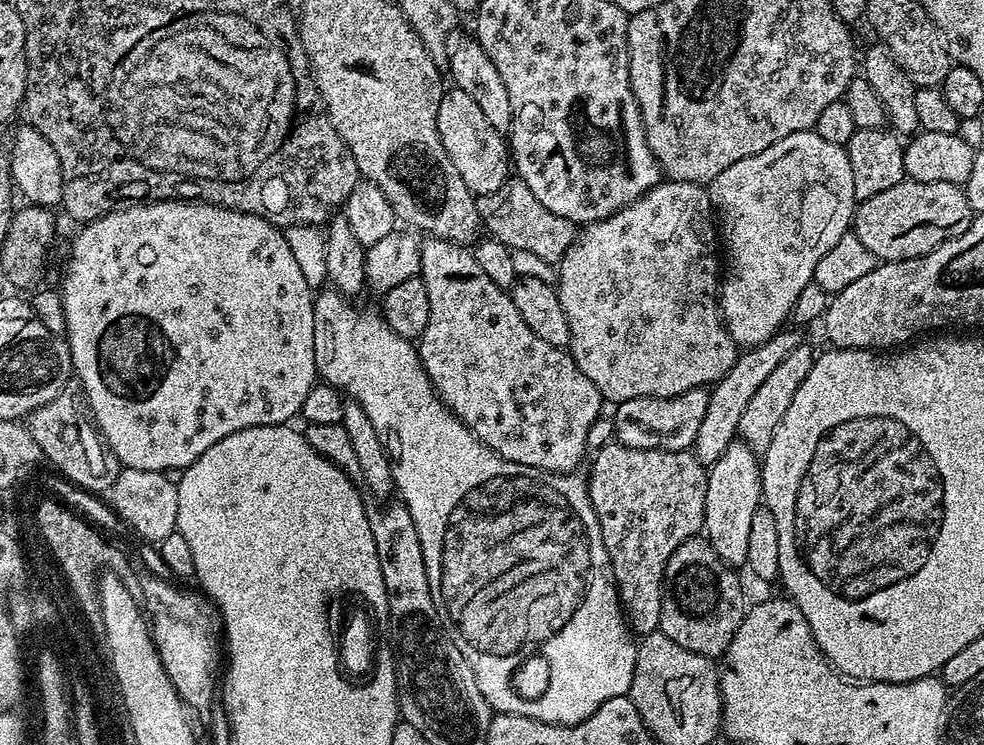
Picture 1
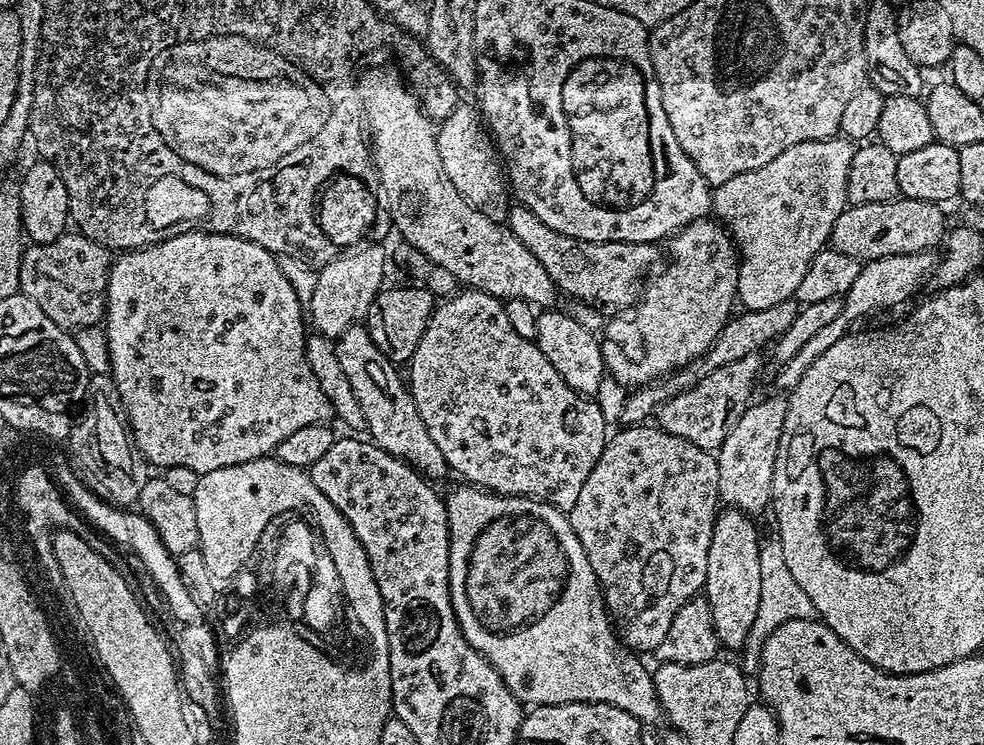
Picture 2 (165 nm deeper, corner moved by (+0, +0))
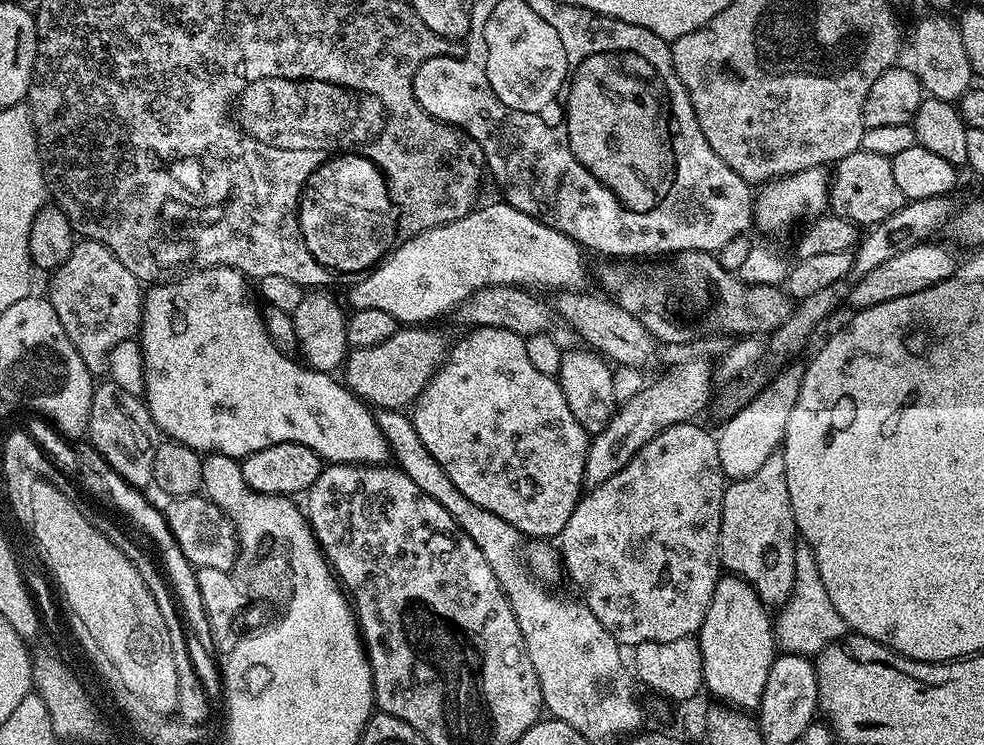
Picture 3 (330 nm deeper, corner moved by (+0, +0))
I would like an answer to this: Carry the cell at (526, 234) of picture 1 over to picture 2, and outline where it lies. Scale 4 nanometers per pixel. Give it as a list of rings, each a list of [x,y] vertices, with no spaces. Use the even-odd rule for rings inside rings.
[[[523,206],[513,207],[506,223],[518,242],[522,242],[522,246],[526,246],[526,250],[530,250],[530,254],[534,254],[542,266],[546,266],[552,281],[565,297],[582,300],[597,310],[609,308],[612,314],[628,310],[624,308],[631,309],[641,299],[644,271],[660,256],[656,244],[631,244],[613,240],[586,242],[570,238],[558,230],[550,230],[550,226],[546,226],[538,214]]]

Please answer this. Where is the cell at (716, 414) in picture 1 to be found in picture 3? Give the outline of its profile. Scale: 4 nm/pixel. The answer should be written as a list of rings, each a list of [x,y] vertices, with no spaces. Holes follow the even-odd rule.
[[[936,242],[915,244],[913,248],[906,249],[902,254],[894,254],[894,258],[882,262],[875,270],[870,270],[870,274],[859,277],[855,281],[857,284],[851,285],[846,297],[847,303],[856,310],[878,306],[894,298],[906,298],[910,294],[918,294],[918,290],[926,290],[950,278],[958,267],[955,254],[940,244],[932,243]]]

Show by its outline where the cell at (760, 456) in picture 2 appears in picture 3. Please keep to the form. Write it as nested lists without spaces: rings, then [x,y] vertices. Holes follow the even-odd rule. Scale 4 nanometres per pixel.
[[[783,451],[770,454],[752,477],[733,480],[725,487],[722,502],[722,526],[720,527],[720,558],[723,567],[731,575],[741,576],[758,594],[769,609],[785,605],[795,590],[795,548],[798,533],[794,522],[794,510],[790,506],[790,489],[786,486],[786,462]]]

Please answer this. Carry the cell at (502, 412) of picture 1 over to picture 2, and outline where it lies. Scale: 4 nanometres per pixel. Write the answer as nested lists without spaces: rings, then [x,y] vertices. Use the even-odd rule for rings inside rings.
[[[465,287],[460,291],[464,292],[456,292],[449,300],[441,299],[437,303],[426,326],[426,334],[422,334],[422,342],[418,342],[418,350],[414,350],[407,365],[409,368],[406,371],[406,380],[410,385],[414,406],[418,406],[418,414],[426,430],[430,430],[430,438],[434,438],[438,450],[442,450],[442,458],[446,458],[453,473],[457,472],[464,479],[461,481],[489,492],[499,492],[502,496],[530,496],[534,500],[544,500],[566,514],[572,509],[574,502],[578,502],[578,494],[582,494],[582,486],[586,486],[586,478],[590,478],[590,470],[594,470],[594,462],[598,462],[604,449],[604,412],[595,404],[597,401],[593,397],[583,396],[578,390],[568,386],[562,374],[558,374],[558,370],[550,366],[546,354],[538,350],[536,343],[522,338],[522,334],[518,334],[518,330],[510,326],[510,318],[506,318],[506,310],[501,301],[476,288]]]

